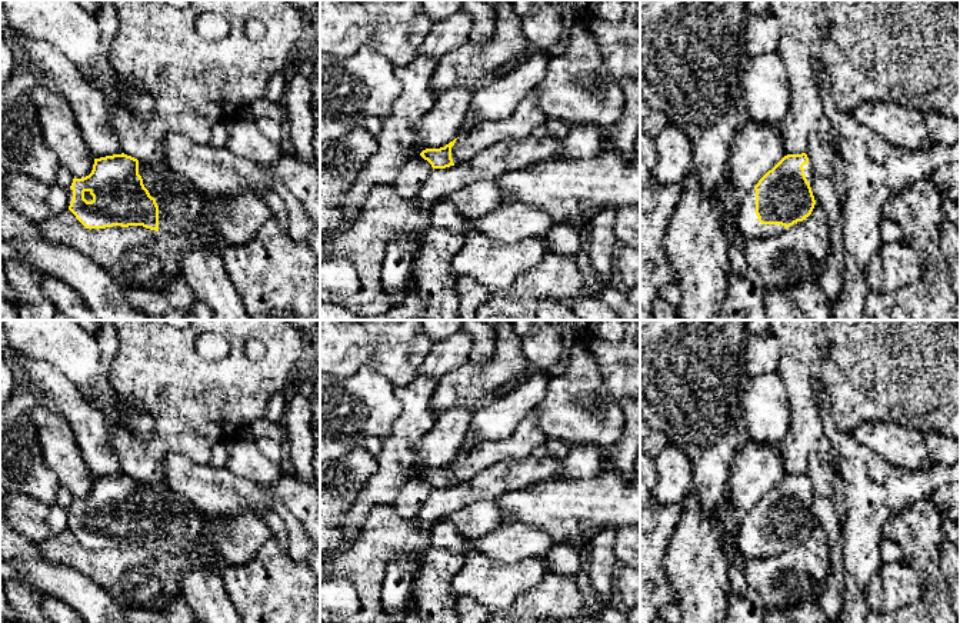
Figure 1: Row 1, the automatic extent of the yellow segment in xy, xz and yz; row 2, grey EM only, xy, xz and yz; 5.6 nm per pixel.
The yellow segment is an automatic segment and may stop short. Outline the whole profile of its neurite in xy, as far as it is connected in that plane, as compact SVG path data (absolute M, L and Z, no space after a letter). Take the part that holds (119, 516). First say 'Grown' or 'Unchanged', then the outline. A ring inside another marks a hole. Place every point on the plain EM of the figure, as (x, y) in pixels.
Grown. M124 473L94 479L91 493L83 499L74 497L67 516L69 530L86 549L143 546L170 554L199 550L210 522L209 514L163 483L146 483Z

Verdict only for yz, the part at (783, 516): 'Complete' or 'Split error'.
Split error

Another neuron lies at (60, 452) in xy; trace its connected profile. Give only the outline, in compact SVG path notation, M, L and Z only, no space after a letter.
M47 404L34 407L29 417L37 432L44 464L56 474L60 486L76 499L89 496L94 477L83 460L66 419Z

